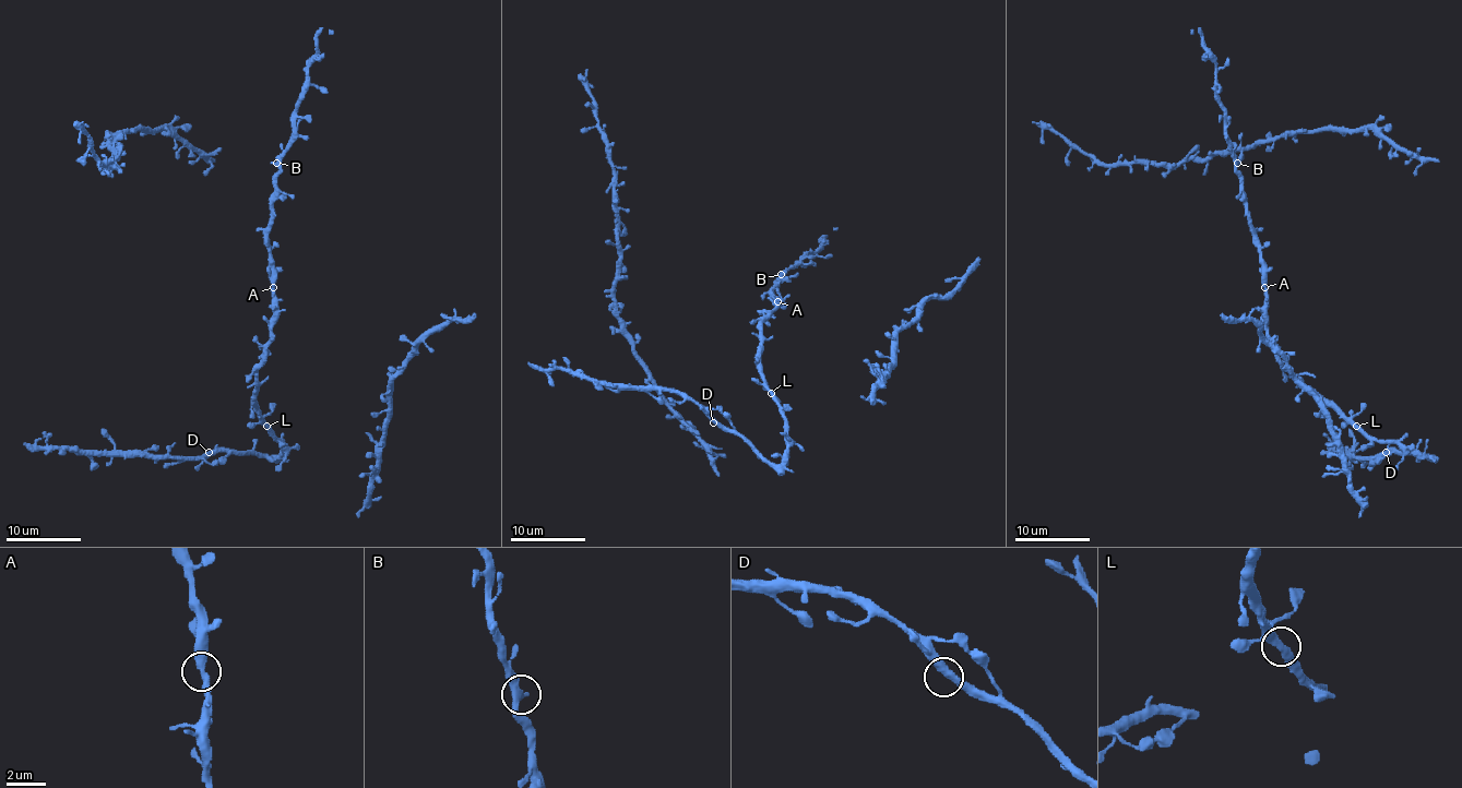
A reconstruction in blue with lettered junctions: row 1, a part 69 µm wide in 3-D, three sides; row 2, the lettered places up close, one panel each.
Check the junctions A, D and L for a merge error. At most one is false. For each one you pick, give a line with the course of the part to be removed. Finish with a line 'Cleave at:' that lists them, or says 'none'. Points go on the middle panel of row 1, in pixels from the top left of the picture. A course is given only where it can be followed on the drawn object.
Cleave at: none

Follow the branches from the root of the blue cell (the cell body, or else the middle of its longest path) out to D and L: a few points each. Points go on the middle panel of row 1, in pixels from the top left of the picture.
D: (779, 302), (761, 323), (760, 375), (784, 415), (784, 461), (781, 464), (769, 464), (739, 436), (713, 422)
L: (779, 302), (761, 323), (760, 375), (771, 393)

